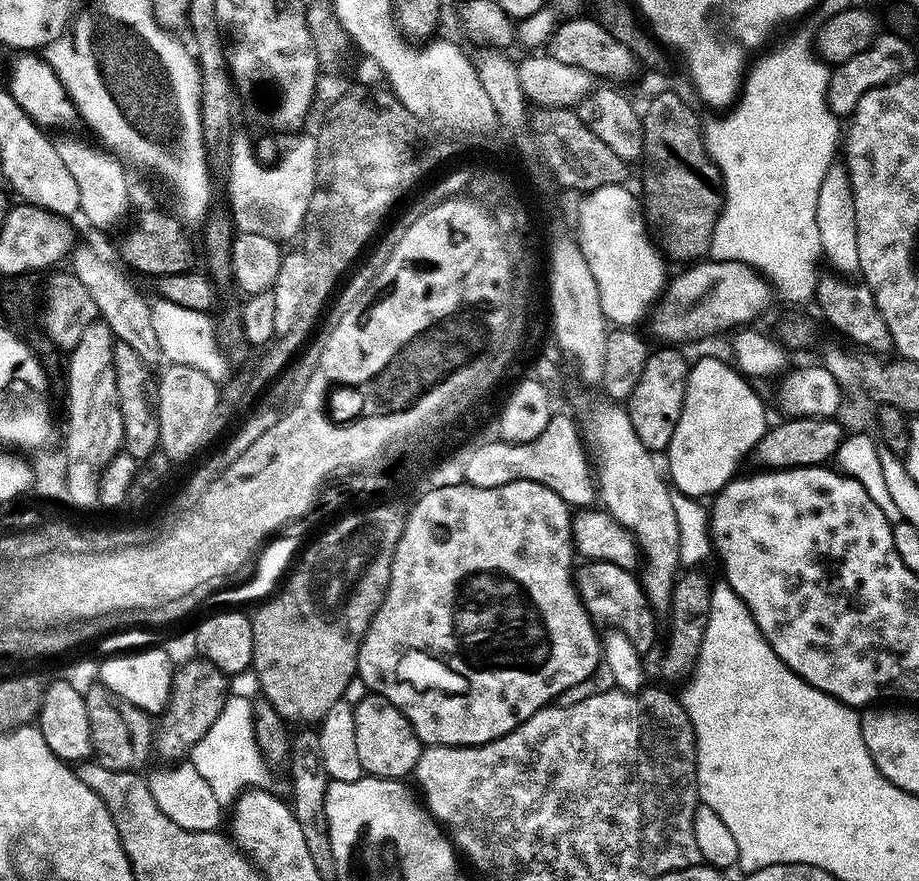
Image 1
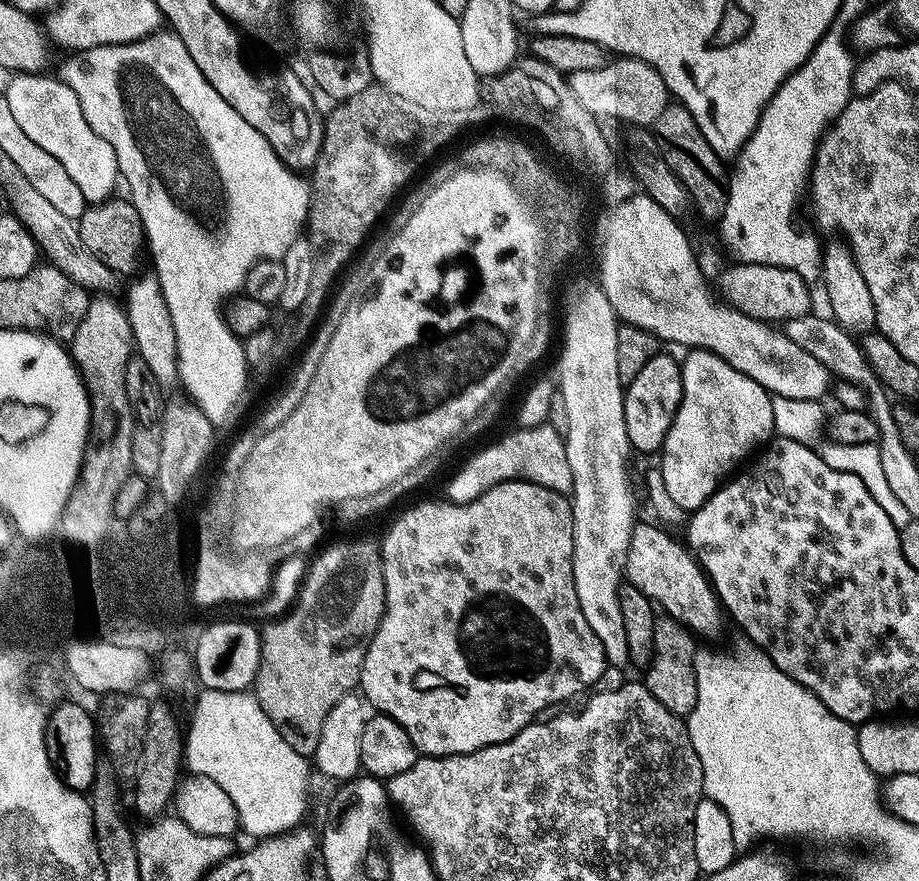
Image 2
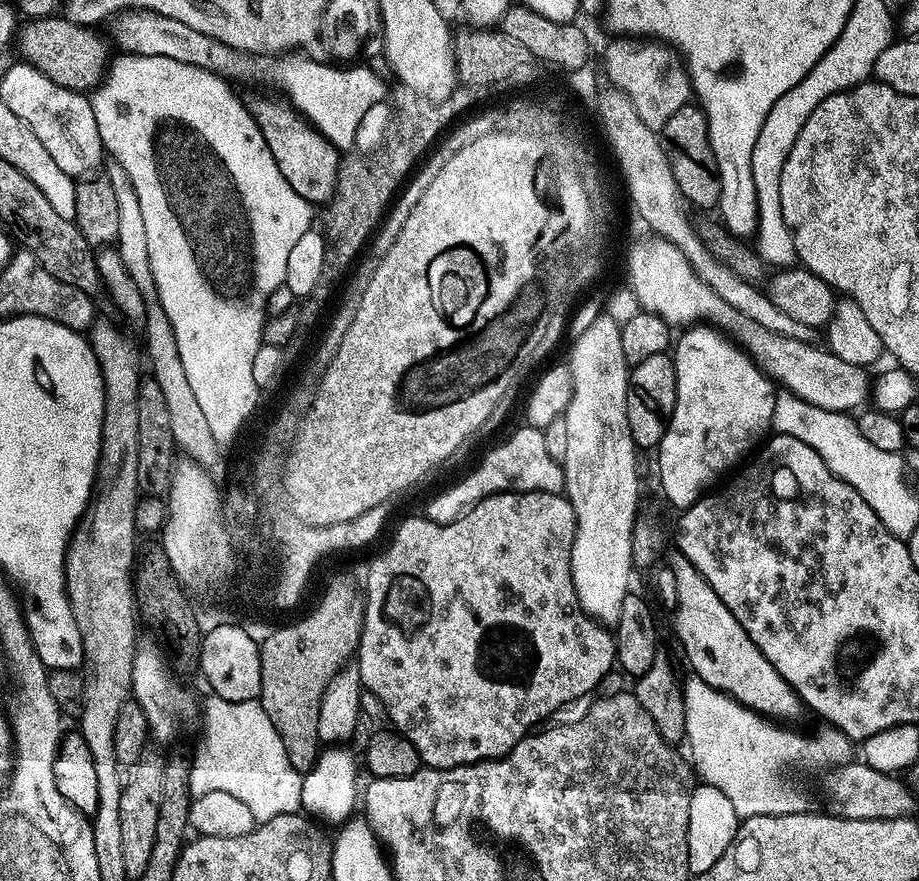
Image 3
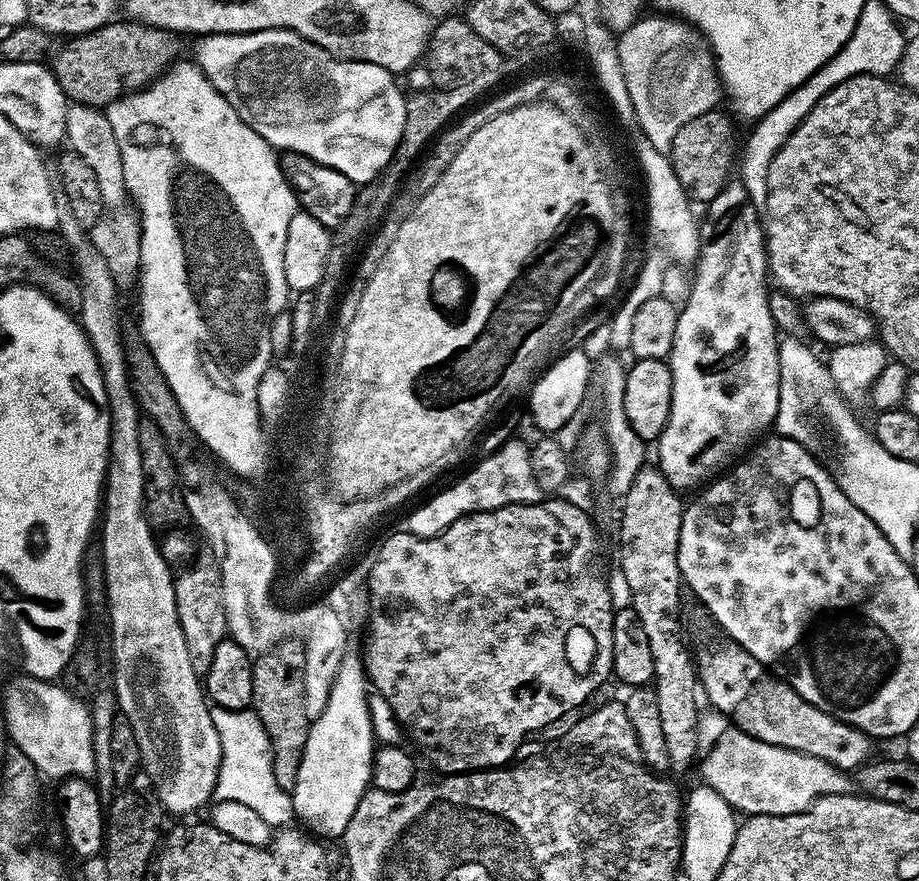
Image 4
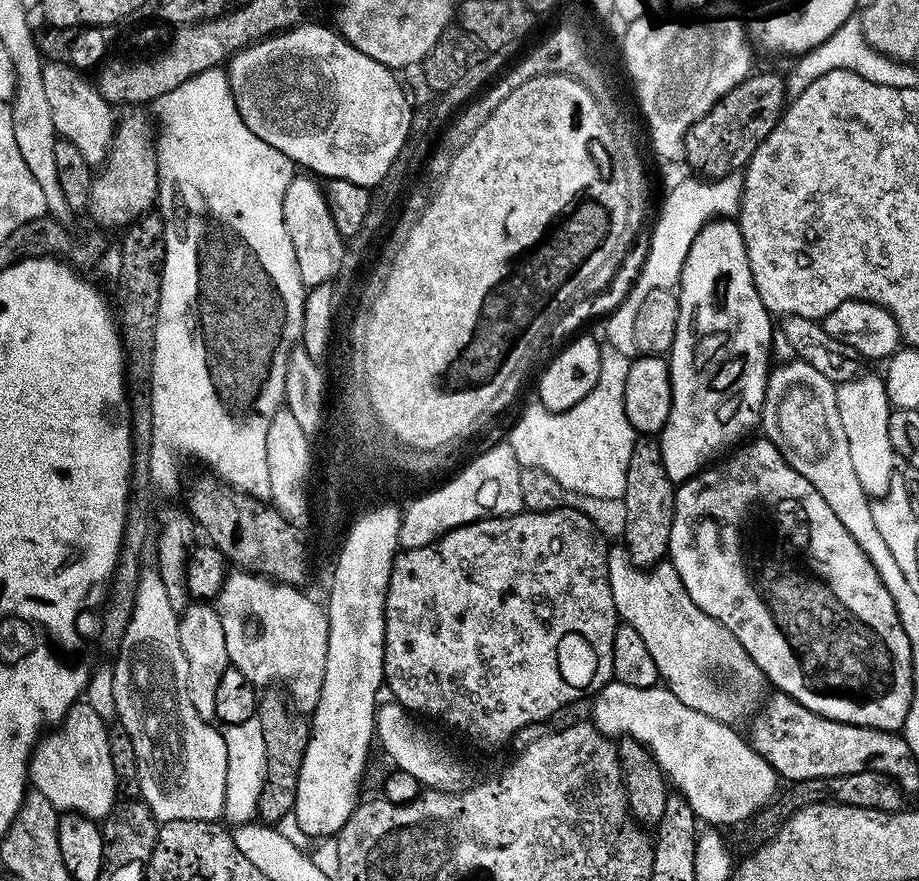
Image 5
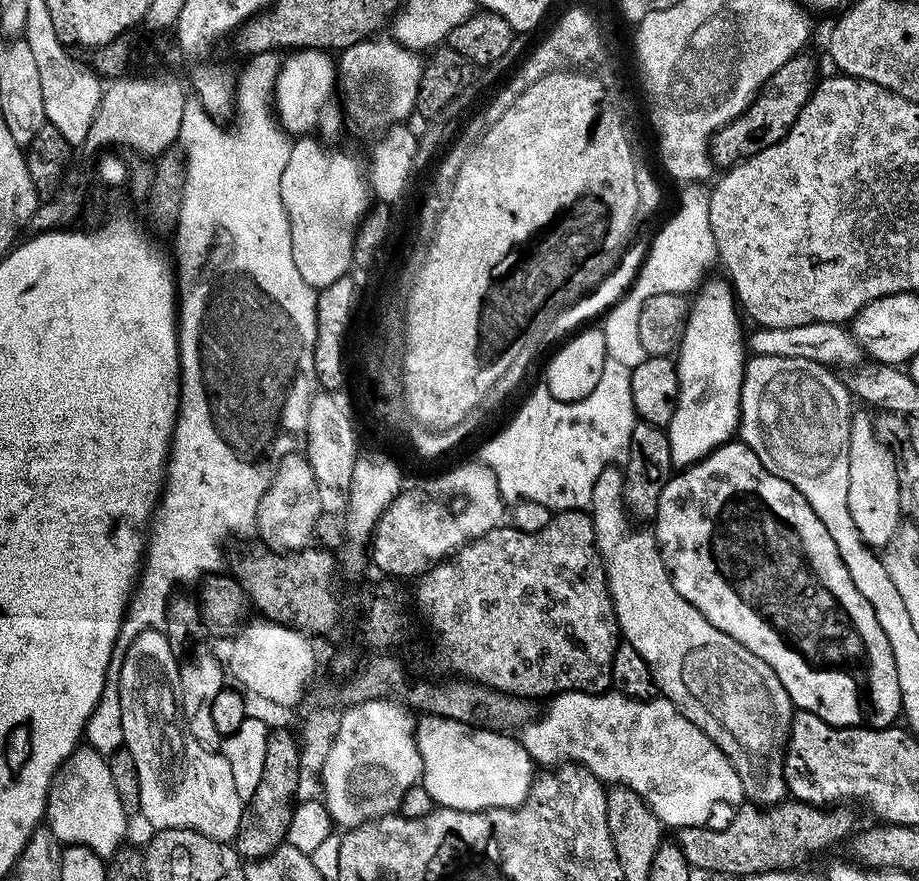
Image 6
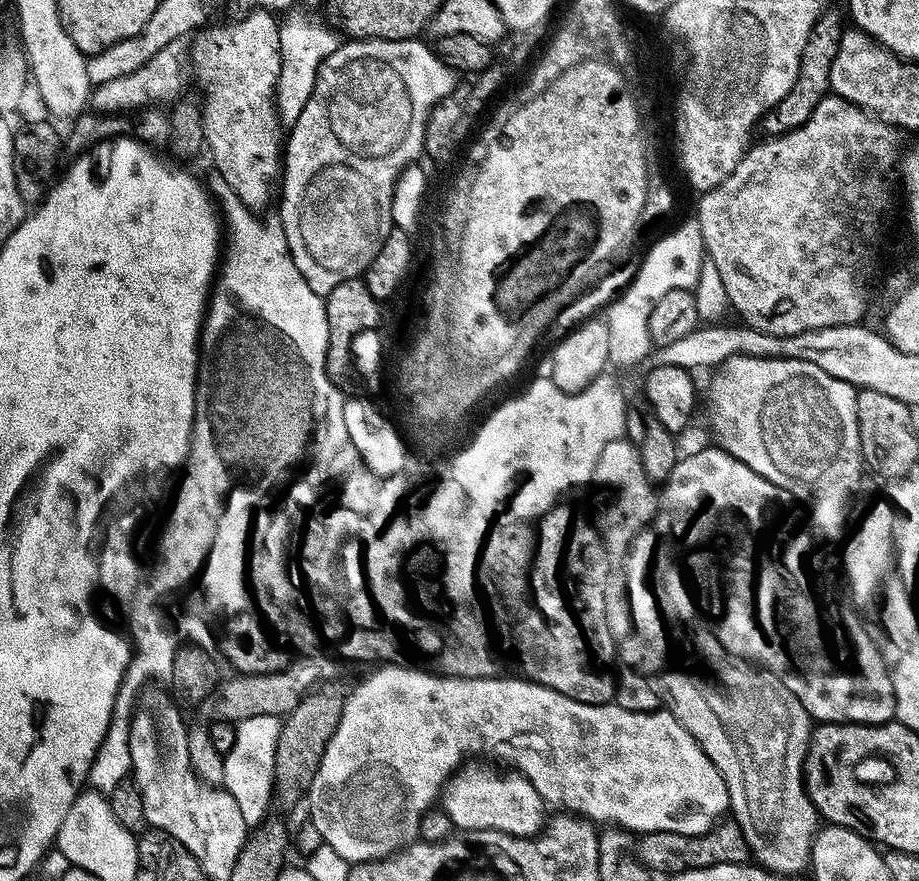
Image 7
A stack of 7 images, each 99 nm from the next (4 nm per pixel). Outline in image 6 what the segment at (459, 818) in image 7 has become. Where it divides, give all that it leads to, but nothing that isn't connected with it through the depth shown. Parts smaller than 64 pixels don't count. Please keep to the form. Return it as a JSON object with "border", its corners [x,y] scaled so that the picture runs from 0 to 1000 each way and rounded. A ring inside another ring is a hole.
{"border":[[[470,810],[458,812],[454,816],[452,840],[453,855],[457,859],[458,866],[458,890],[464,899],[468,901],[471,911],[480,917],[503,919],[504,922],[526,922],[535,917],[563,917],[575,905],[576,897],[579,893],[579,888],[583,879],[581,864],[577,860],[576,854],[568,847],[563,837],[540,826],[527,824],[527,826],[519,827],[517,824],[513,821],[496,818],[485,814],[477,814]]]}

